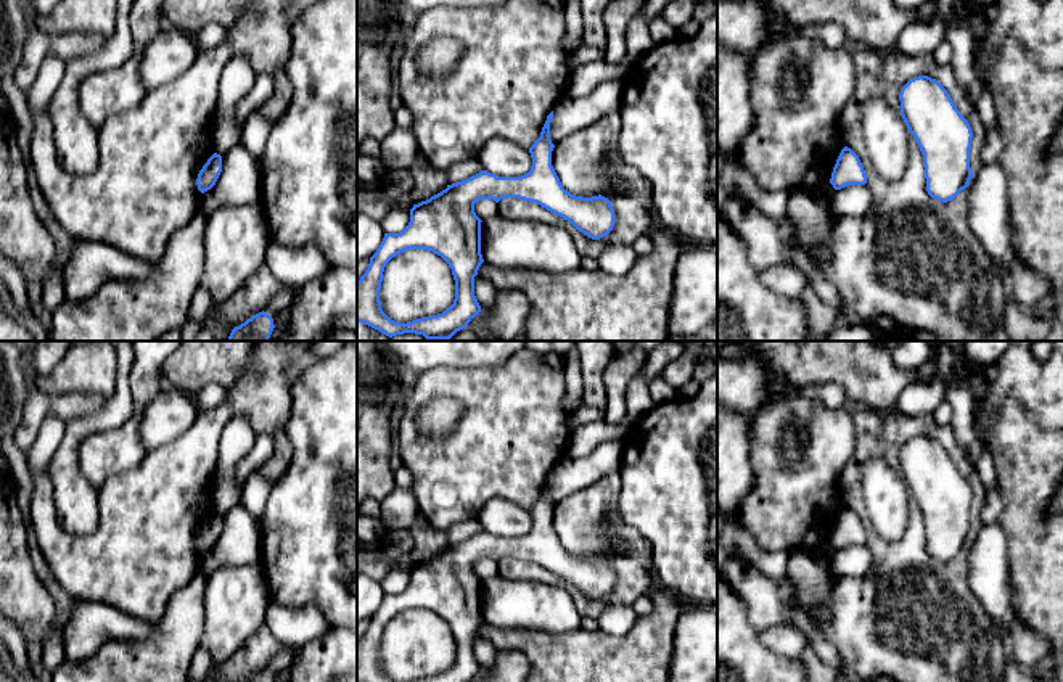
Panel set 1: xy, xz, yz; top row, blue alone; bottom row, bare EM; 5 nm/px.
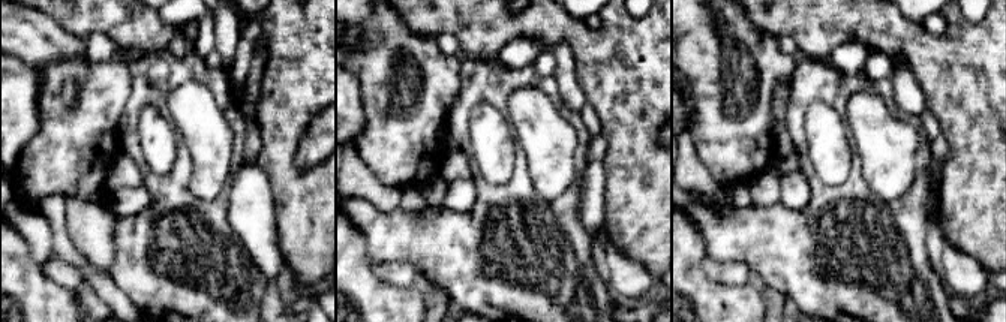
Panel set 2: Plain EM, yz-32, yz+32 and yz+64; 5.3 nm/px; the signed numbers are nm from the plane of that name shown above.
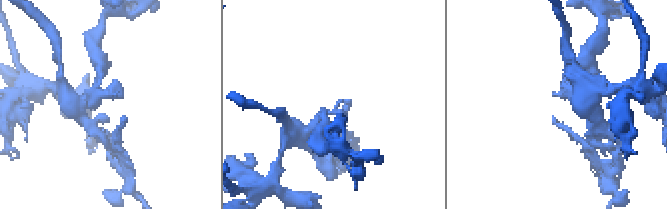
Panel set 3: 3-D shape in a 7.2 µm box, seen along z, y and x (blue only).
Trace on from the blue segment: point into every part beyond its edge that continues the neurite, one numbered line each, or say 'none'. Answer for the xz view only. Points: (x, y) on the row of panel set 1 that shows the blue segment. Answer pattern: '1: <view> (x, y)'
none

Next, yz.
none

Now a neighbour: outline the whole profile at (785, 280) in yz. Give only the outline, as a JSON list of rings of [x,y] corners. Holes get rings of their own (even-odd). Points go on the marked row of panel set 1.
[[[786,264],[759,272],[759,278],[764,286],[786,298],[801,298],[807,286],[804,275]]]

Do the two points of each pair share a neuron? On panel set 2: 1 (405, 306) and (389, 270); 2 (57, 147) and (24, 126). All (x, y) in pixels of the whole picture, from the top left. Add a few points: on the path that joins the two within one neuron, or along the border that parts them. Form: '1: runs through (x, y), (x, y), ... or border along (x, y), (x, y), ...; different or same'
1: border along (369, 262), (381, 280), (401, 286), (414, 285); different
2: border along (38, 98), (39, 129), (15, 160); different

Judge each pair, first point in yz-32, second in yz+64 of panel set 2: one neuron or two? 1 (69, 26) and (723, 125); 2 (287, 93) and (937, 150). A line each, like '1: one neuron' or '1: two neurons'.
1: two neurons
2: two neurons

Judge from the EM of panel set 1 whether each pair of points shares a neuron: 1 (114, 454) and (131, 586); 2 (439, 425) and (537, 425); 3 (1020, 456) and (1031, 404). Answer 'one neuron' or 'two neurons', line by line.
1: two neurons
2: two neurons
3: one neuron

